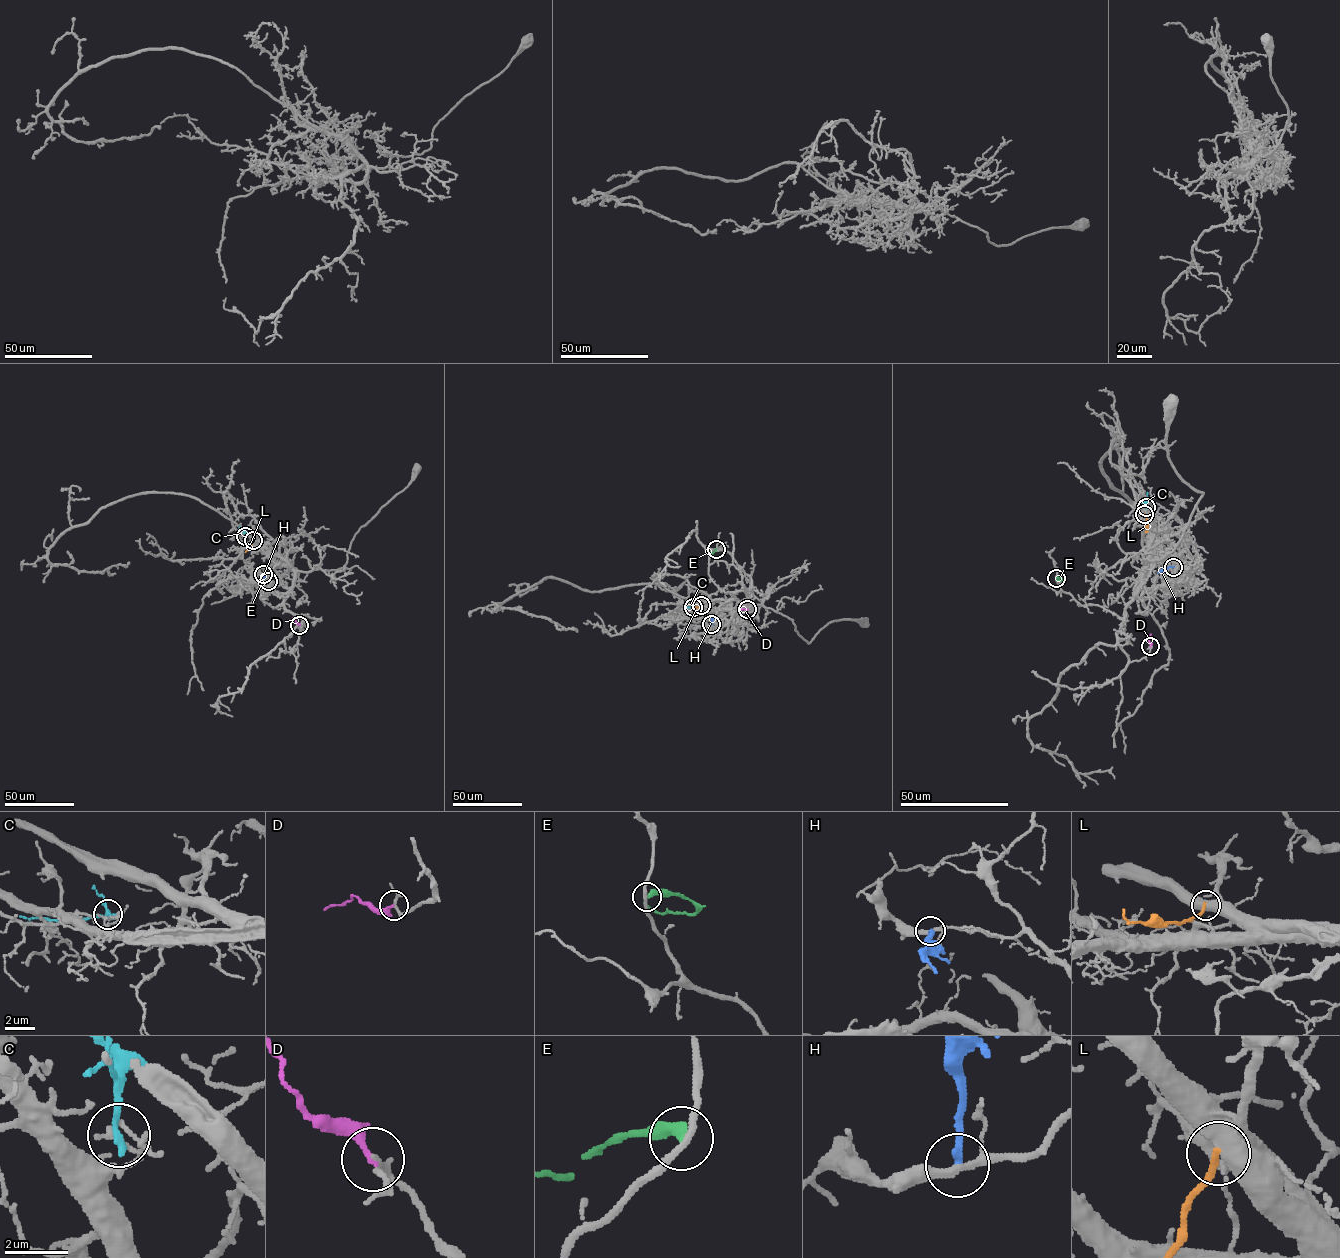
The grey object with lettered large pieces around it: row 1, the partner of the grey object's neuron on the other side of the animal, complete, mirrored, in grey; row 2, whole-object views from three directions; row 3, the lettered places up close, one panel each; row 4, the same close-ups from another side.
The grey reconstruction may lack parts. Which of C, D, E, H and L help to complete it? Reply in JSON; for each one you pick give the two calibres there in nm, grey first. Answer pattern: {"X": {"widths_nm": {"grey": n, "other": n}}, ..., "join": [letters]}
{"join": []}

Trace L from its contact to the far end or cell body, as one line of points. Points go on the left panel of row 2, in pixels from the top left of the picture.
L: (253, 540), (245, 552)

